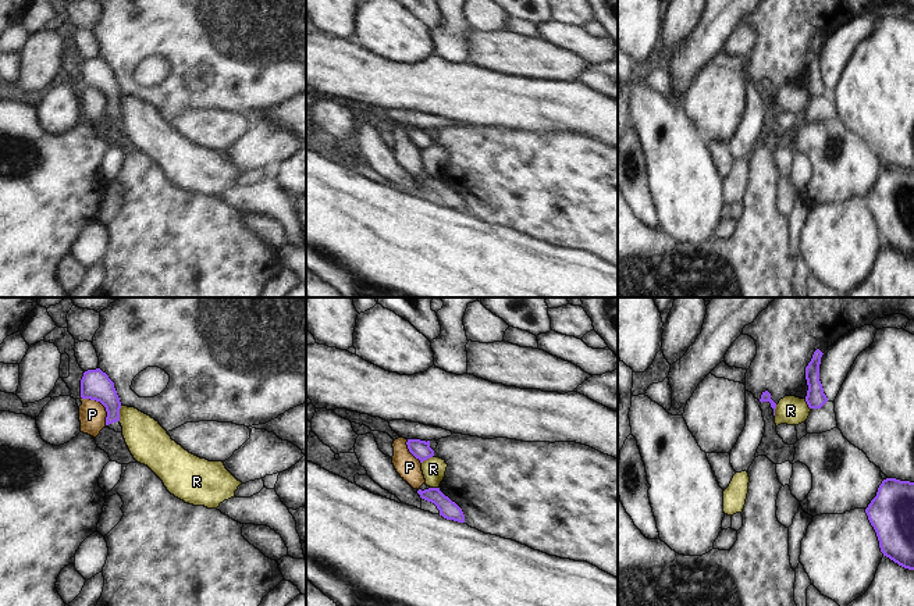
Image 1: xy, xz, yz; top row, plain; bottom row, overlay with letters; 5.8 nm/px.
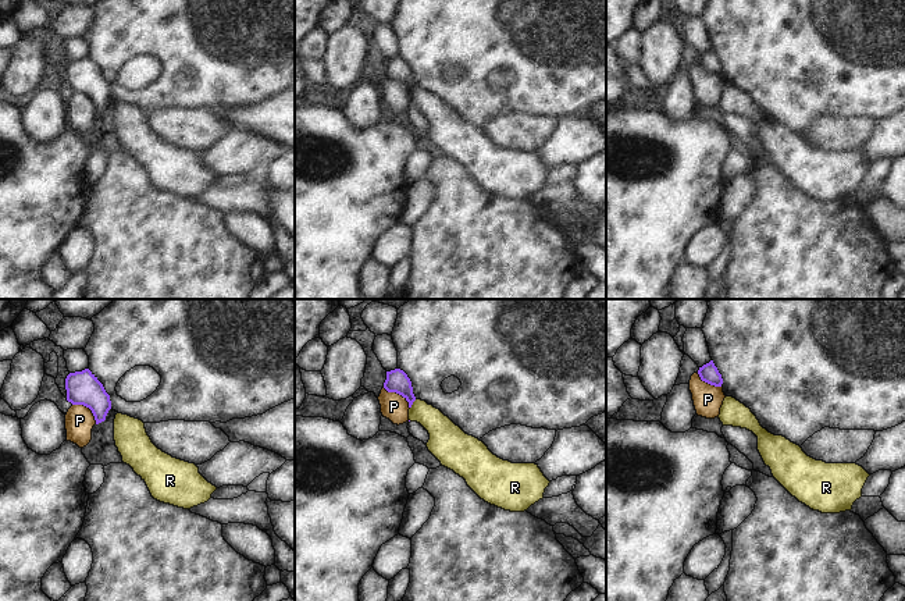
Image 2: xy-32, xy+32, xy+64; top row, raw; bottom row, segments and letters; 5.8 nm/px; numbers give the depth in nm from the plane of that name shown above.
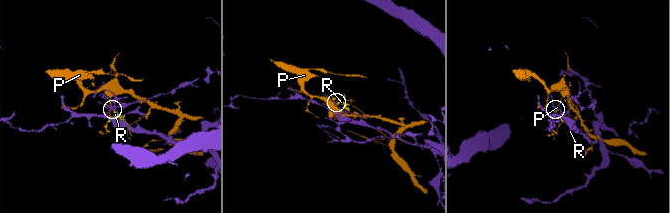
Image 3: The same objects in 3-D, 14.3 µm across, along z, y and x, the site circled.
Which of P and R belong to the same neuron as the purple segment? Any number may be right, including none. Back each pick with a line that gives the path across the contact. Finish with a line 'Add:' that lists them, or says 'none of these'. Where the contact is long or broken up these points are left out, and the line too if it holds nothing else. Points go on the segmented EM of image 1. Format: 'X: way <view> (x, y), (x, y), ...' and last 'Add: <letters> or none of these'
Add: none of these

